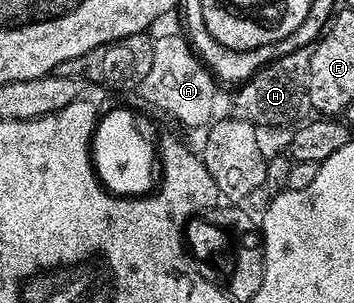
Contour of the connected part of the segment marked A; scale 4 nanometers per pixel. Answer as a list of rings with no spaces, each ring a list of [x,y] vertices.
[[[169,33],[166,37],[157,37],[153,42],[151,71],[147,79],[139,86],[139,94],[149,105],[170,113],[181,125],[189,129],[204,130],[214,120],[213,108],[217,105],[218,82],[205,68],[204,61],[197,56],[192,45],[184,36]]]

